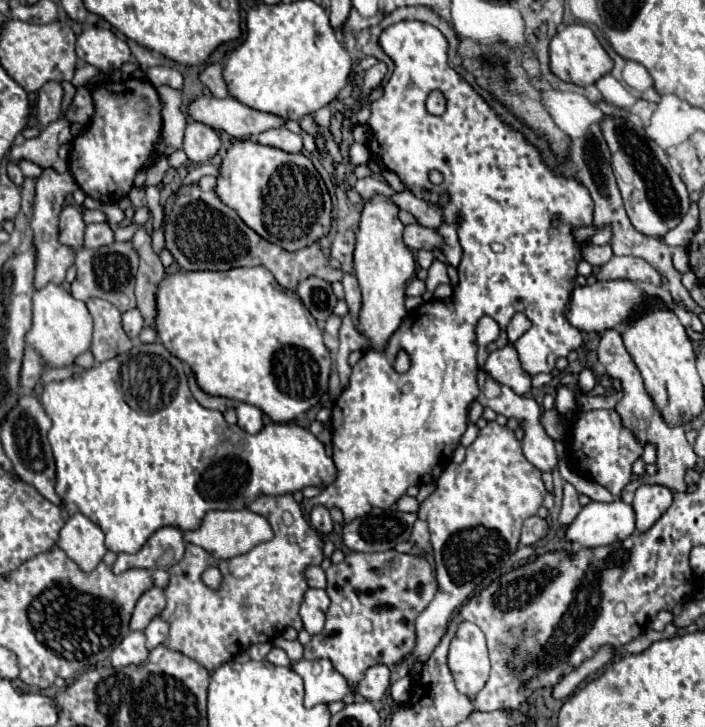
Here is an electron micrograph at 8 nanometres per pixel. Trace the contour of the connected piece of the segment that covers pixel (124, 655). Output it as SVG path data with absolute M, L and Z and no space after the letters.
M130 632L120 646L112 652L110 662L114 668L124 668L130 664L142 664L148 656L148 650L144 646L144 634L142 632Z

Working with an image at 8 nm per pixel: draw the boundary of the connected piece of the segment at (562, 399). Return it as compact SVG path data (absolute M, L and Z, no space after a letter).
M558 386L558 390L556 390L556 406L554 408L556 408L558 416L564 416L566 412L570 412L570 410L576 408L574 394L566 386Z

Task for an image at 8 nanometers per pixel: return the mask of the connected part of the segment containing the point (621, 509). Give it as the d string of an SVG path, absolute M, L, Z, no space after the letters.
M614 500L610 504L590 502L568 526L566 538L588 548L626 540L636 530L634 516L634 508L620 500Z

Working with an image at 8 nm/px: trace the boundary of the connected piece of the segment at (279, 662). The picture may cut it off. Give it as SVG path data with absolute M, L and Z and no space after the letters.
M272 648L272 650L268 652L266 660L268 660L268 662L272 662L274 666L290 666L290 660L288 660L286 652L284 652L284 650L280 650L280 648Z

